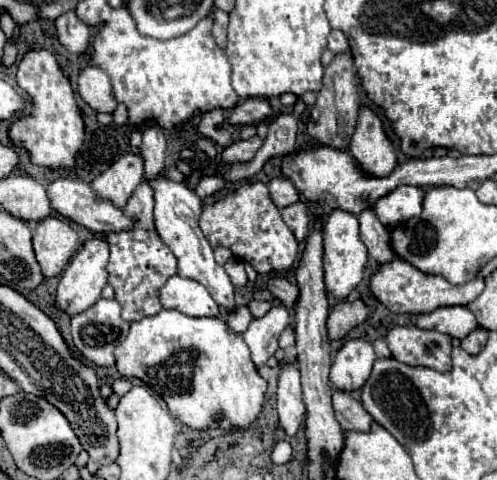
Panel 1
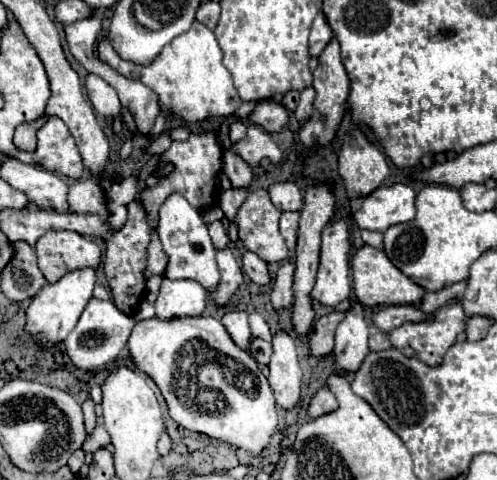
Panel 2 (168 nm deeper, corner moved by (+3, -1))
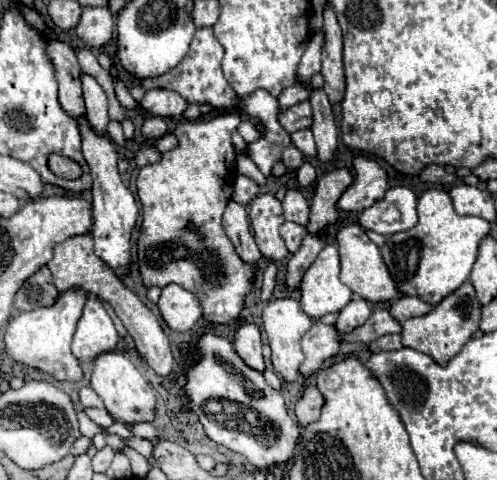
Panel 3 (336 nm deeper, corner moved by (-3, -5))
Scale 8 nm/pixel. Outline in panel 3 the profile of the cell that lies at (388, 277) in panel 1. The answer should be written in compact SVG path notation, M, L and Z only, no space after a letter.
M350 224L338 230L336 242L338 242L338 252L340 252L340 280L354 294L370 302L386 302L390 298L398 298L398 290L394 288L394 280L390 280L390 274L386 272L386 266L382 264L378 246L366 236L366 232L358 224Z

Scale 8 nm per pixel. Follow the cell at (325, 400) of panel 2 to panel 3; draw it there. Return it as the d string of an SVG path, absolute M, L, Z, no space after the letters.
M306 386L302 396L296 402L296 418L298 418L298 422L302 426L308 426L310 422L318 420L322 404L324 404L324 400L322 400L322 394L318 392L318 388L316 386Z

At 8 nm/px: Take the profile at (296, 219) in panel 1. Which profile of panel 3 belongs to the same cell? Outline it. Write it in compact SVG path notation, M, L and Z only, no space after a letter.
M284 222L282 228L280 228L280 234L282 234L284 242L286 242L288 252L294 254L300 248L302 238L306 236L306 228L300 226L300 224L294 224L294 222Z

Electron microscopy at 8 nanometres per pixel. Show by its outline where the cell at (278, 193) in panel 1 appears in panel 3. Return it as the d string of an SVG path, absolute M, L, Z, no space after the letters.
M288 190L286 198L282 202L282 210L284 210L284 218L290 222L296 222L300 226L308 224L308 216L310 216L310 206L306 202L306 198L302 196L300 190Z

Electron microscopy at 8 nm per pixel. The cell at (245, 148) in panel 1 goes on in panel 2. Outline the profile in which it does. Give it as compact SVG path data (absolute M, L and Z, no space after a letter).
M224 150L222 170L230 178L234 188L246 188L254 178L252 166L246 160L242 160L242 156L238 156L238 152L234 150Z

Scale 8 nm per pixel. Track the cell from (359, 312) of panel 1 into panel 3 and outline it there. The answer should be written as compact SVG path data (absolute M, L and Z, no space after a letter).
M316 322L300 340L302 350L304 350L304 362L300 364L300 374L302 376L312 376L320 370L322 362L330 356L338 354L340 340L338 332L334 326Z

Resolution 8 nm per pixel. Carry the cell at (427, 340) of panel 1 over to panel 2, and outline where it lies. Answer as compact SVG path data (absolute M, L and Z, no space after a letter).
M446 304L436 312L436 318L432 322L420 322L420 324L402 324L400 328L394 328L390 332L390 342L394 348L398 348L408 358L418 358L428 366L440 366L446 350L456 342L456 336L464 330L466 316L462 312L460 304Z

